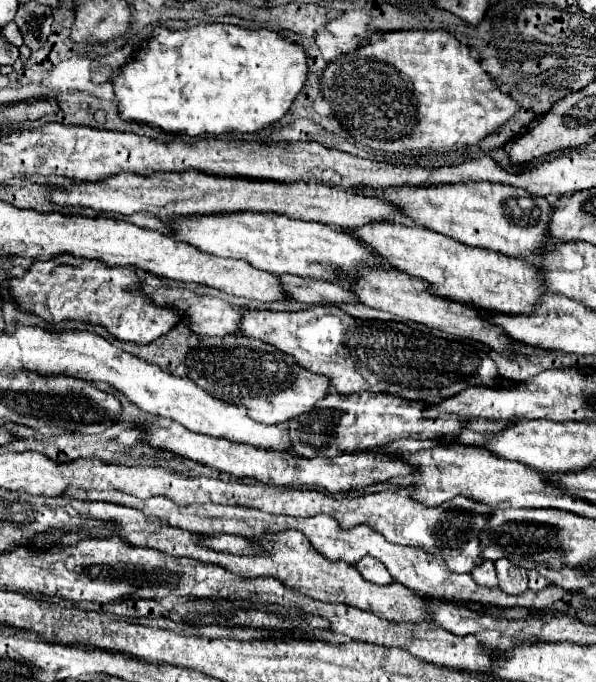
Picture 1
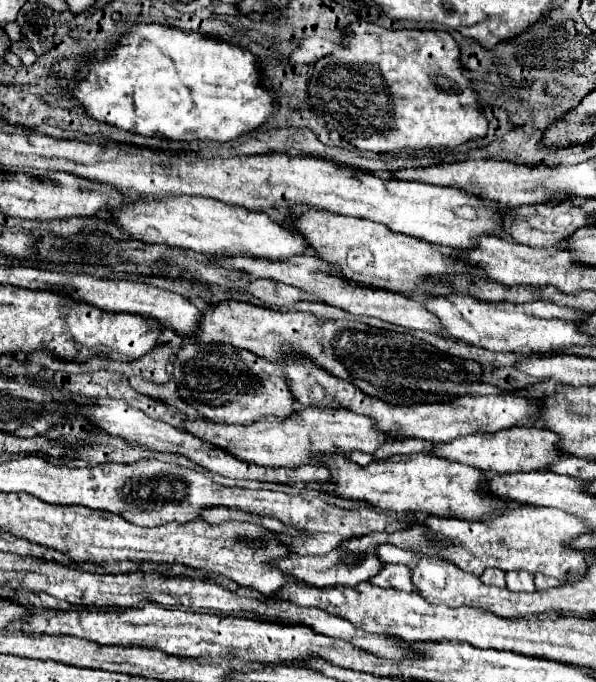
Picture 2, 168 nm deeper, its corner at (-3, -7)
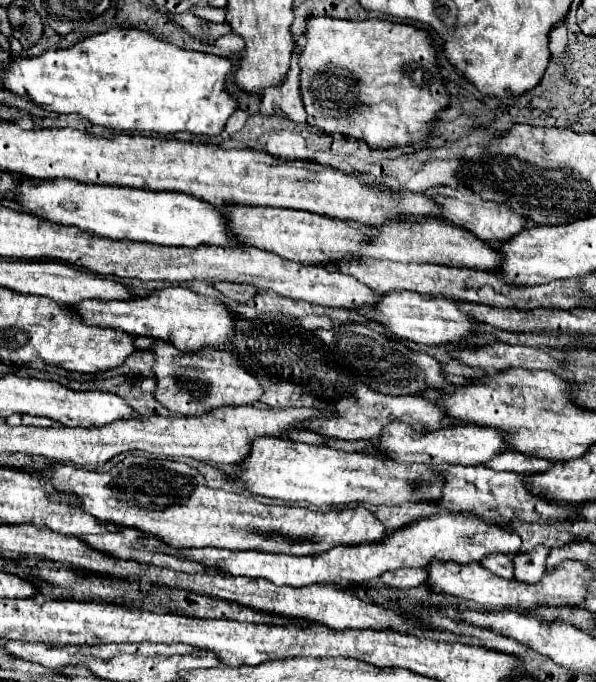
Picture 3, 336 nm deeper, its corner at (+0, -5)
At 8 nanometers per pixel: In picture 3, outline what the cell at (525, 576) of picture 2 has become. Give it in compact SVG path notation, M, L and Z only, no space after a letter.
M540 546L526 554L516 554L514 560L514 580L524 584L534 584L544 576L546 570L546 554L550 550Z

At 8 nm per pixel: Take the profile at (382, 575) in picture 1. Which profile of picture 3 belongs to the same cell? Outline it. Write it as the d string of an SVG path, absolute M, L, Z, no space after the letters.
M398 568L394 572L386 572L378 578L380 584L390 586L390 588L398 588L398 590L416 588L416 586L424 584L424 580L426 580L424 568Z

